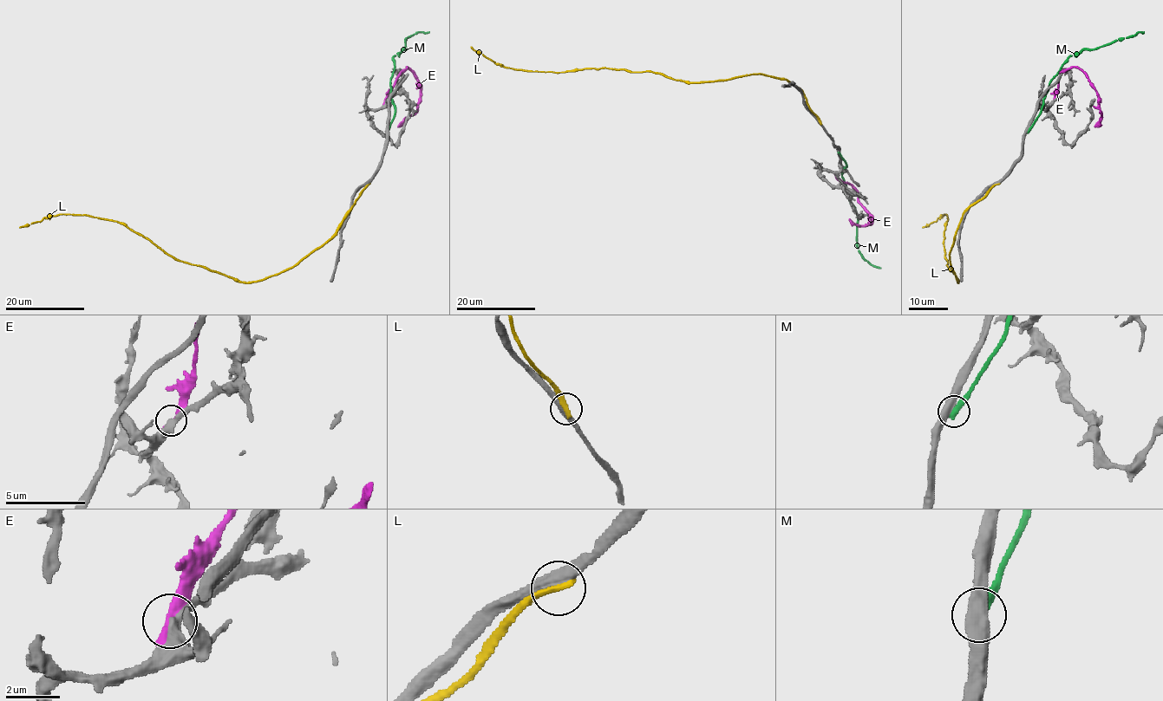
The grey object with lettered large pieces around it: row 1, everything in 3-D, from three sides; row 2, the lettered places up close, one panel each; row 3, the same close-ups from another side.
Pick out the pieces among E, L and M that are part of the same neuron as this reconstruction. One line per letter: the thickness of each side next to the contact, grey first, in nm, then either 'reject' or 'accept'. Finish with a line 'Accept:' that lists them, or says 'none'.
E: 380 nm thick on the grey side, 380 nm on the other; reject
L: 400 nm thick on the grey side, 300 nm on the other; reject
M: 500 nm thick on the grey side, 400 nm on the other; reject
Accept: none

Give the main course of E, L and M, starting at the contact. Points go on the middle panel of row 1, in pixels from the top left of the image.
E: (836, 177), (847, 183), (858, 192), (859, 202), (869, 214), (872, 222), (855, 225), (849, 219)
L: (820, 121), (792, 83), (760, 74), (691, 82), (600, 68), (514, 69), (471, 47)
M: (839, 152), (846, 165), (842, 170), (845, 193), (858, 218), (859, 252), (871, 264), (880, 269)

